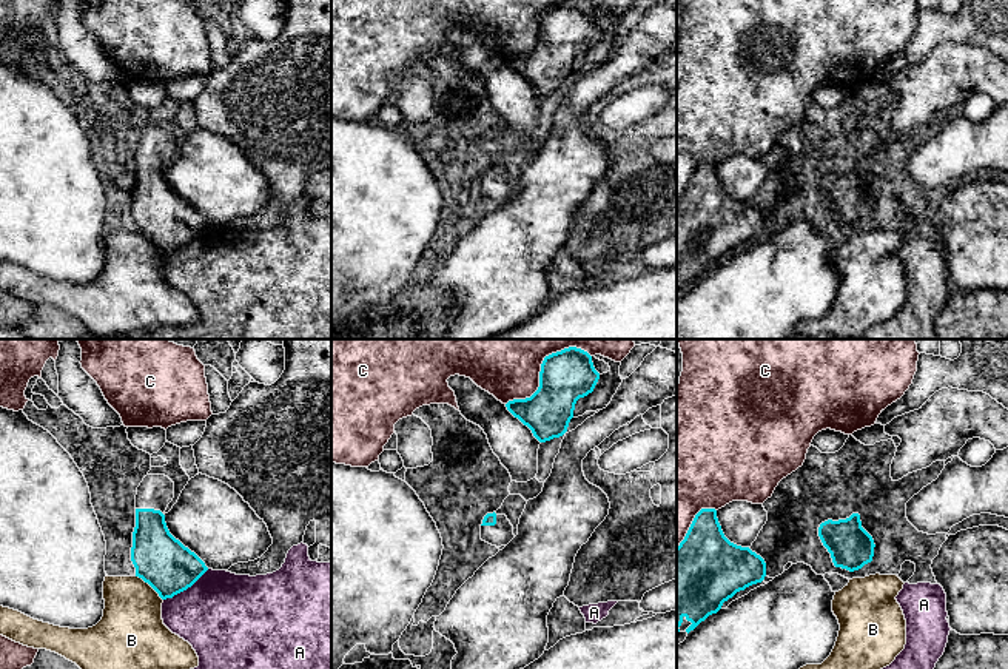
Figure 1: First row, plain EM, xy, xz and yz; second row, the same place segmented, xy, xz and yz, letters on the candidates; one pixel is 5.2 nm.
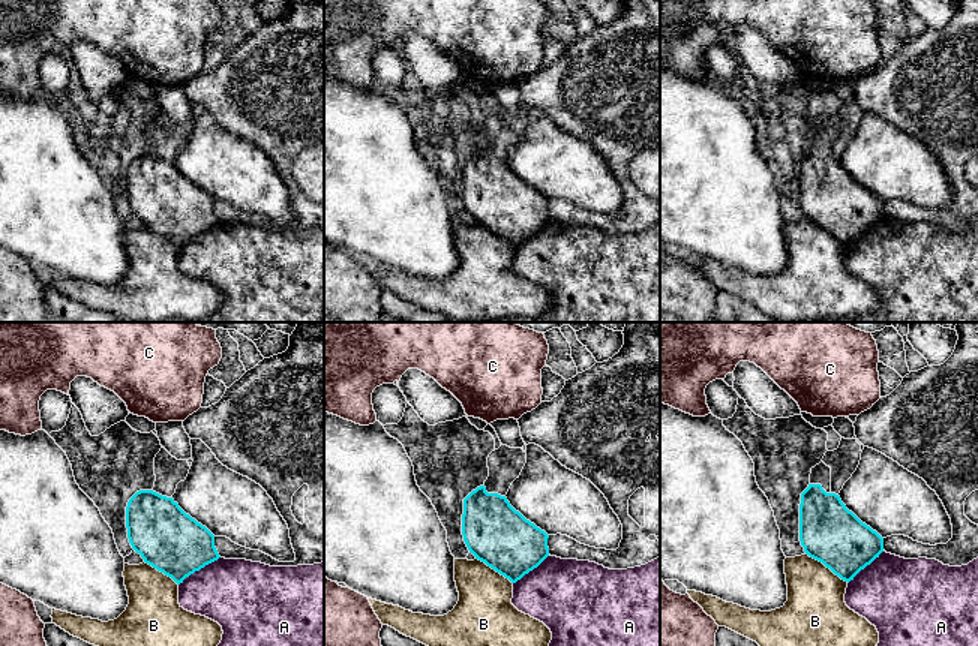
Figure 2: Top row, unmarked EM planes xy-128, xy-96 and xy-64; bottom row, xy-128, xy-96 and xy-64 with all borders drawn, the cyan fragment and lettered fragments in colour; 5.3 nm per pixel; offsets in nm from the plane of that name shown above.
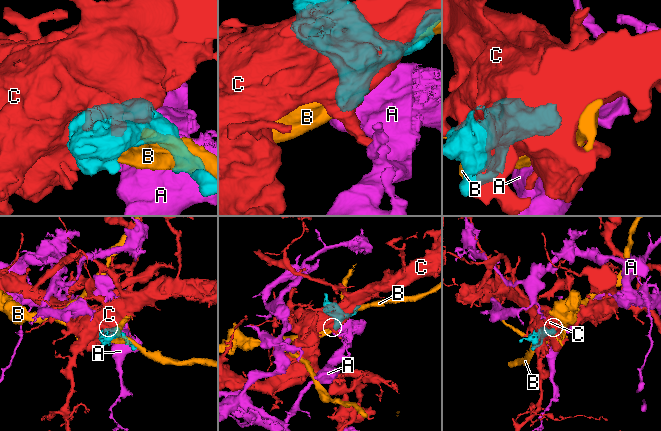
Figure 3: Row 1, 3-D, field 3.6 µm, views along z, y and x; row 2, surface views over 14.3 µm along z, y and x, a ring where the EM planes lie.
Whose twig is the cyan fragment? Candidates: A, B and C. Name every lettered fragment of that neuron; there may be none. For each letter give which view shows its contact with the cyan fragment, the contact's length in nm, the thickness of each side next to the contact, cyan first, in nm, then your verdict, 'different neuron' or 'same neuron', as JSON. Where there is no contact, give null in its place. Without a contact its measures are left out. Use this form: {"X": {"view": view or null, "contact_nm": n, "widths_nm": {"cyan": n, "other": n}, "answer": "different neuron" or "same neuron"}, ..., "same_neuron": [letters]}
{"A": {"view": "xy", "contact_nm": 280, "widths_nm": {"cyan": 280, "other": 460}, "answer": "different neuron"}, "B": {"view": "xy", "contact_nm": 190, "widths_nm": {"cyan": 280, "other": 320}, "answer": "different neuron"}, "C": {"view": "xz", "contact_nm": 500, "widths_nm": {"cyan": 260, "other": 480}, "answer": "different neuron"}, "same_neuron": []}

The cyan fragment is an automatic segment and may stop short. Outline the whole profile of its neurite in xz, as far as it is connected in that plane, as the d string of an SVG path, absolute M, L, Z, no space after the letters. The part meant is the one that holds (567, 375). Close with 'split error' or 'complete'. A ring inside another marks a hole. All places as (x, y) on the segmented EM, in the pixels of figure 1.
M569 347L544 358L539 387L530 398L509 401L506 407L546 442L567 432L576 401L592 393L598 379L592 356Z; complete

